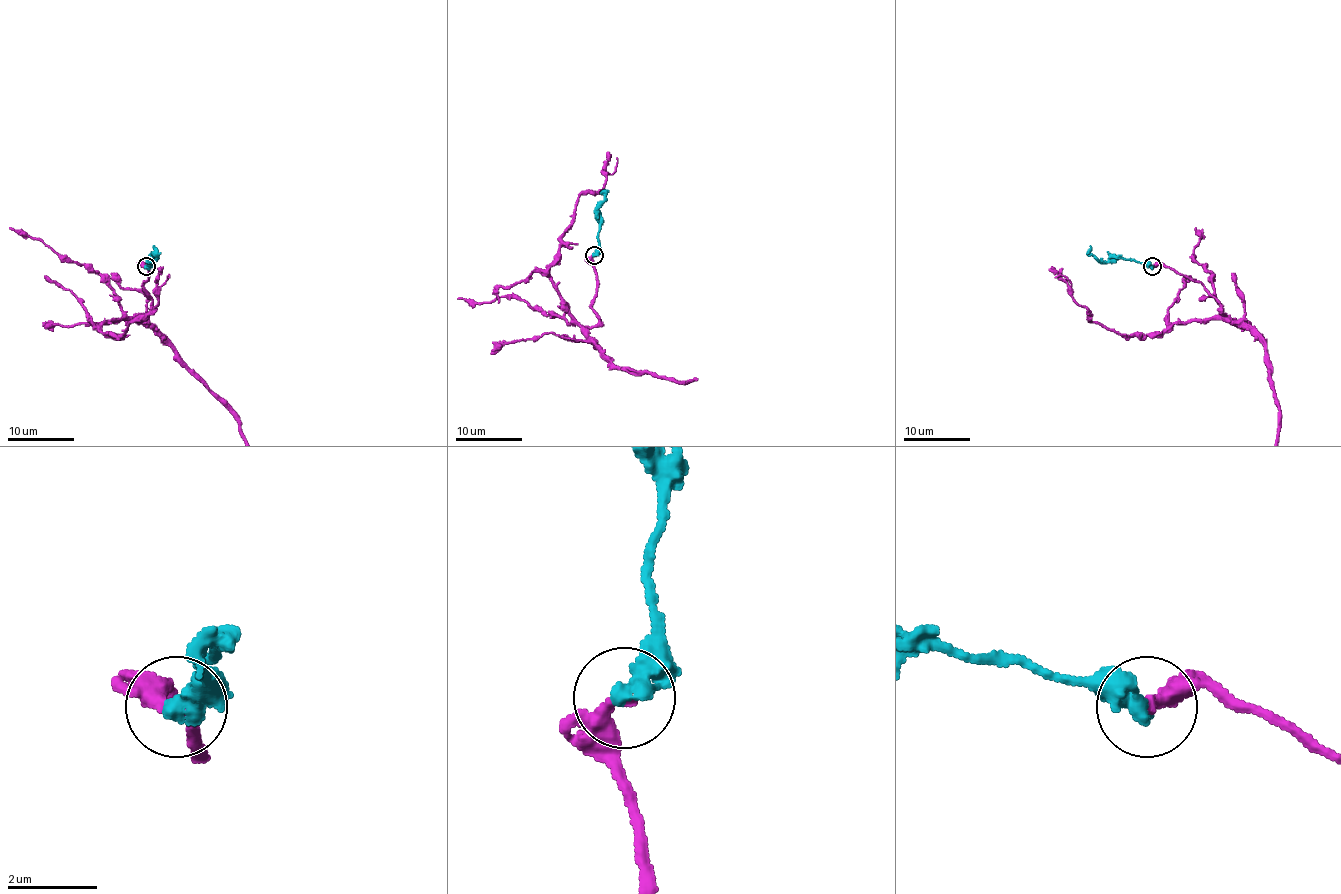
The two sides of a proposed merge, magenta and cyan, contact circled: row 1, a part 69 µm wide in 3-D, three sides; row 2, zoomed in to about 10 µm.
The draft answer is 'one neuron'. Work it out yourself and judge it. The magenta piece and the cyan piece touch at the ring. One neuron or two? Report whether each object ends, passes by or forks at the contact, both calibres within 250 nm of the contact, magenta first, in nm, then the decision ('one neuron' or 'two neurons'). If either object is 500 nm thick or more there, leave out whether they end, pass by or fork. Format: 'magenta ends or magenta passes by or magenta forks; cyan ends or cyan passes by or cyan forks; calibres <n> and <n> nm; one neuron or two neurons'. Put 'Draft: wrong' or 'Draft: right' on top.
Draft: right
magenta ends; cyan ends; calibres 320 and 460 nm; one neuron

